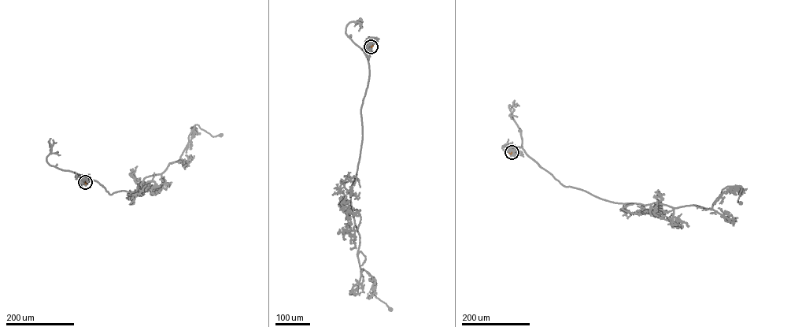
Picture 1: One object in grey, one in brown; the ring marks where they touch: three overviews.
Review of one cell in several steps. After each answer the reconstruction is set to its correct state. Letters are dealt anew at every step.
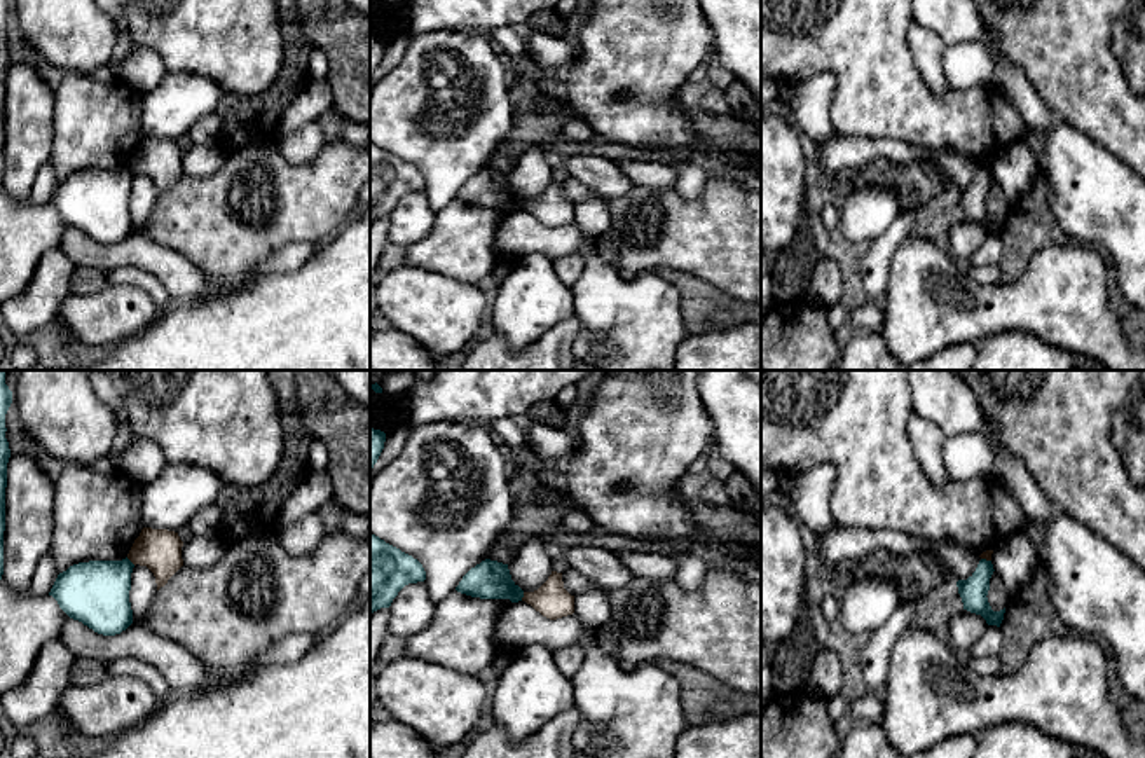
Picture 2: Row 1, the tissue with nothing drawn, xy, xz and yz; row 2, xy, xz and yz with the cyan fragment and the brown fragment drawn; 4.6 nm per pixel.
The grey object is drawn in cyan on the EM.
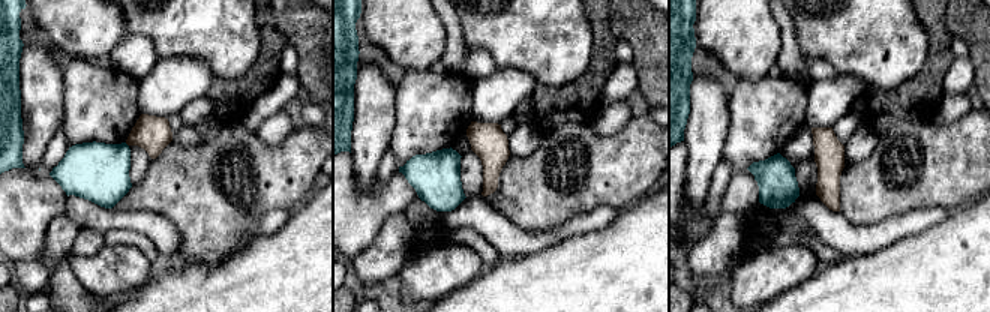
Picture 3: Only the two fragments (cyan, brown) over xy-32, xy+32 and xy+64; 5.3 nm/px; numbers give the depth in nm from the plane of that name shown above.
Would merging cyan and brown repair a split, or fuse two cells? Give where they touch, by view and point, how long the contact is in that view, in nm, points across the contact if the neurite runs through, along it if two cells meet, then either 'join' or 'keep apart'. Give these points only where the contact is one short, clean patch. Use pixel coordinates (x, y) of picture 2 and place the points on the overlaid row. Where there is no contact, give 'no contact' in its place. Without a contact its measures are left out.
xy (130, 561) | 60 nm | along xy (126, 558), (135, 565) | keep apart

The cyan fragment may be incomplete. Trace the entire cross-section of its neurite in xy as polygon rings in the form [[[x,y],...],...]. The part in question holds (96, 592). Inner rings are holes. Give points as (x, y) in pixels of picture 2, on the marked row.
[[[89,561],[59,573],[49,596],[73,620],[103,636],[115,636],[133,624],[129,603],[134,564],[122,561]]]

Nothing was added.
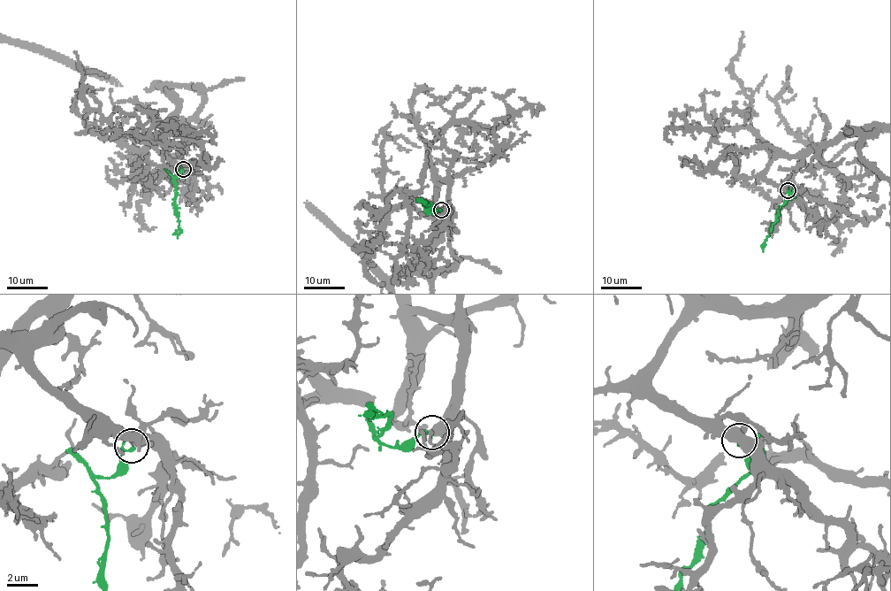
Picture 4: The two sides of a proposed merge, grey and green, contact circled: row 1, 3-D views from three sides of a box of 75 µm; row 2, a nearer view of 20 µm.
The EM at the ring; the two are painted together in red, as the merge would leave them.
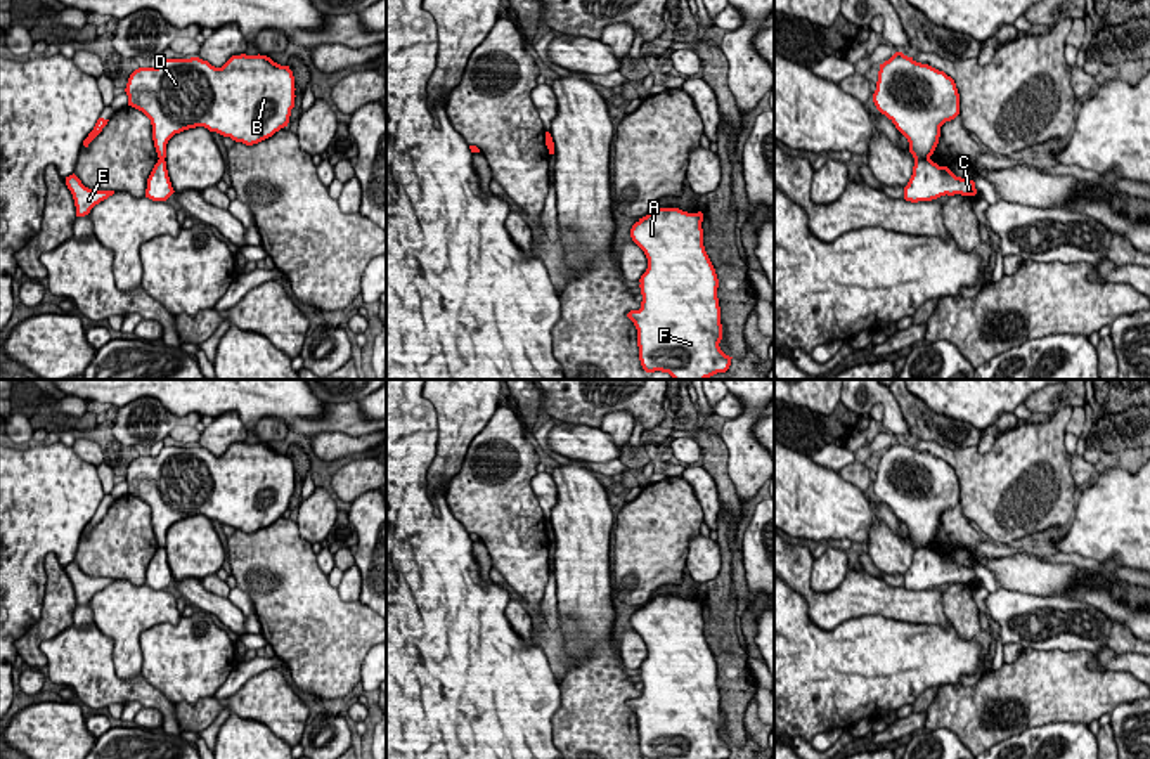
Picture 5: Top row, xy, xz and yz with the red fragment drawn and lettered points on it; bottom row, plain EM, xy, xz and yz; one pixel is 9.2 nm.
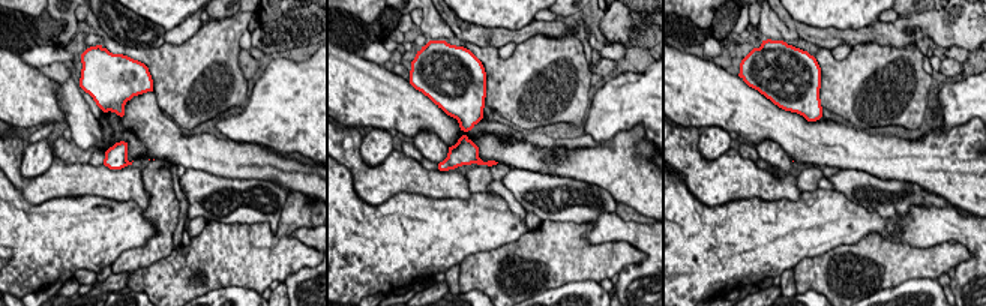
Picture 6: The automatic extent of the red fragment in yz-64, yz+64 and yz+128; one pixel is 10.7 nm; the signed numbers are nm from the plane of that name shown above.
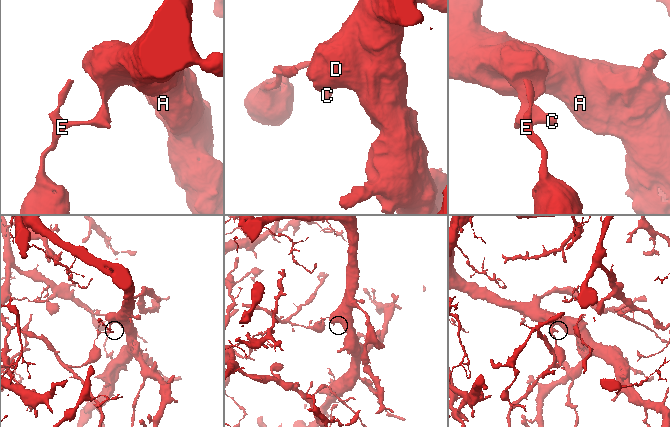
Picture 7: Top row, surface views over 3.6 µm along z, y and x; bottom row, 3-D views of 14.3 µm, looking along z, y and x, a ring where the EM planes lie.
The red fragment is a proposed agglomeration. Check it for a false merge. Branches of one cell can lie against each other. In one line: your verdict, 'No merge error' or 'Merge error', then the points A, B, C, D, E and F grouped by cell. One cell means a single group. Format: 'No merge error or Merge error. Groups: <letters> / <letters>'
Merge error. Groups: A B D F / C E

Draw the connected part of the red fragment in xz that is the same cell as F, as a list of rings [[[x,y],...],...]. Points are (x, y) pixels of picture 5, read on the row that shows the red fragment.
[[[656,208],[630,229],[648,258],[639,279],[641,308],[627,314],[637,329],[646,373],[707,380],[731,366],[733,357],[719,347],[719,279],[703,246],[701,222],[701,211]]]

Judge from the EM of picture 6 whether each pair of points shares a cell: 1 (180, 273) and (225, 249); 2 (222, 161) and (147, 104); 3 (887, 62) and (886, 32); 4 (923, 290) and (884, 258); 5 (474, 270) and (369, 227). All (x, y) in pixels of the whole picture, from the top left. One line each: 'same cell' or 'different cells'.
1: same cell
2: same cell
3: different cells
4: different cells
5: different cells

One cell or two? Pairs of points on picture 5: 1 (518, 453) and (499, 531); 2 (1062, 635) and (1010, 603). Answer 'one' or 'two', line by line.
1: one
2: one

